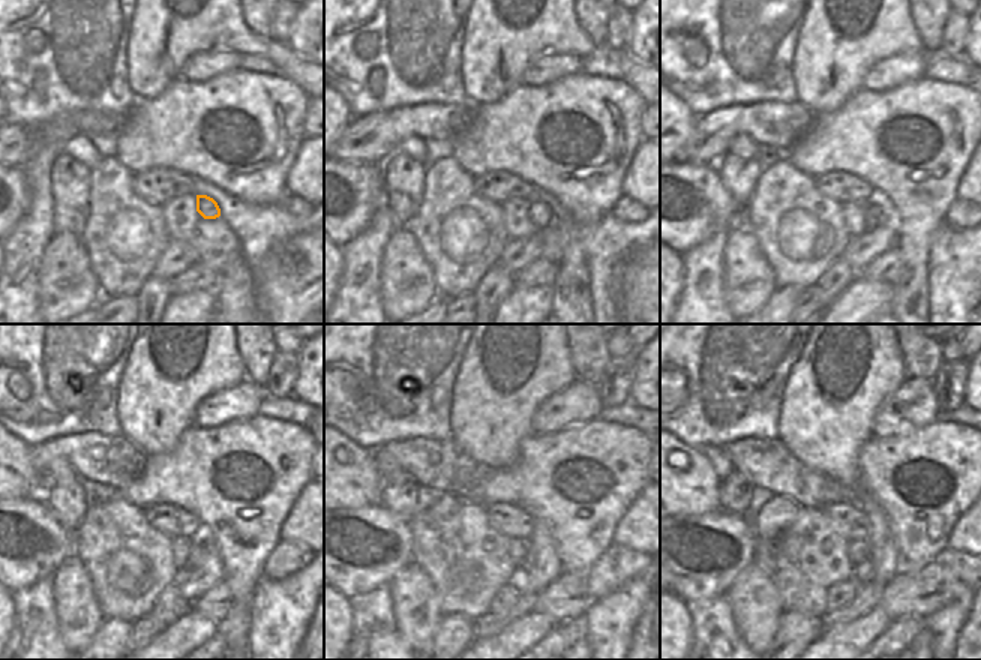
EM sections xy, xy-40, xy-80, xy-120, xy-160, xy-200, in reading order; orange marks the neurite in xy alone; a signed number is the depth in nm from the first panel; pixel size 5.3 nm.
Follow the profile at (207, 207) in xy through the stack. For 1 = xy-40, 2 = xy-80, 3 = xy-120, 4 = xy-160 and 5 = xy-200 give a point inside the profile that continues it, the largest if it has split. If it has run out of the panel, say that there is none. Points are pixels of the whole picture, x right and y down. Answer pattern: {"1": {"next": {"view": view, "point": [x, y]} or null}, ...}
{"1": {"next": {"view": "xy-40", "point": [540, 215]}}, "2": {"next": {"view": "xy-80", "point": [875, 216]}}, "3": {"next": {"view": "xy-120", "point": [197, 552]}}, "4": {"next": {"view": "xy-160", "point": [530, 560]}}, "5": {"next": {"view": "xy-200", "point": [863, 572]}}}

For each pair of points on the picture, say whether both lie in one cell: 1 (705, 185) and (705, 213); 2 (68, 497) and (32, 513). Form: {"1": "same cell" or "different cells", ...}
{"1": "same cell", "2": "different cells"}

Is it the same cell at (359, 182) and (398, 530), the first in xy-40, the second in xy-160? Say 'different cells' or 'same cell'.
same cell

